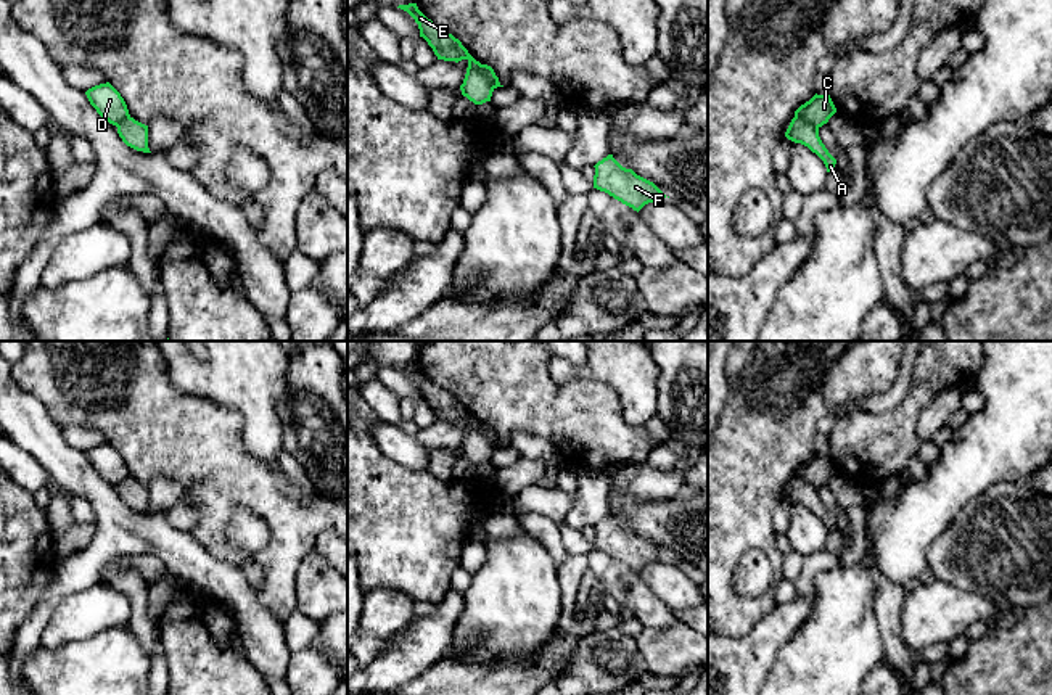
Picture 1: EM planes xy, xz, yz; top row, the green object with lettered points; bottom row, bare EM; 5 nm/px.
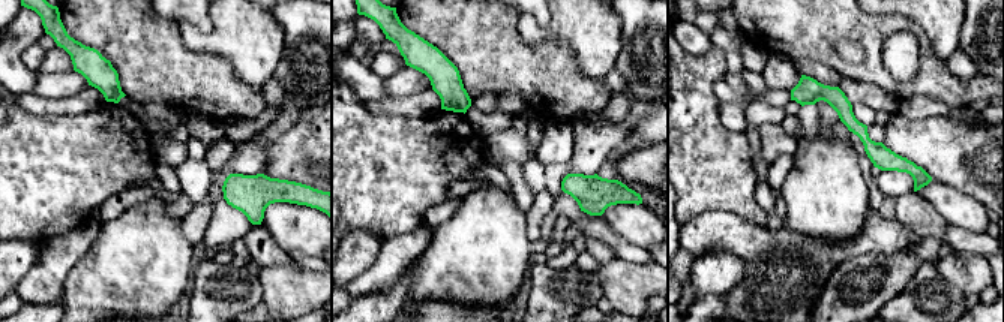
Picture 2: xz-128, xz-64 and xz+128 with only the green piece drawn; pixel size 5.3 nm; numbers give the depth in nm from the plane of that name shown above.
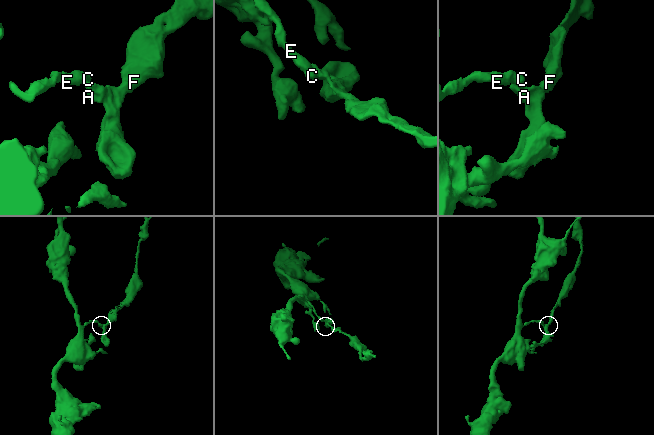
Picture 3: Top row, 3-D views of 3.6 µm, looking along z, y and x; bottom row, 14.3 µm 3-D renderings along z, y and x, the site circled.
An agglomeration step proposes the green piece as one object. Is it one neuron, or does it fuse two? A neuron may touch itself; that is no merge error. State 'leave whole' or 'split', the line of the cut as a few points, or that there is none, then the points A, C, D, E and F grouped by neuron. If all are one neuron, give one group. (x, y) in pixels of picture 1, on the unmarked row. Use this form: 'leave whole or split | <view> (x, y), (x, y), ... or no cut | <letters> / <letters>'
split | xz (480, 425), (486, 440), (494, 448) | A F / C D E

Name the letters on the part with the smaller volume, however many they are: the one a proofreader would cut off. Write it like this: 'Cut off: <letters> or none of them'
Cut off: A, F

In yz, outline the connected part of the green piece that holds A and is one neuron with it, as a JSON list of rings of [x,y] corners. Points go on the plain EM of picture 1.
[[[795,476],[785,492],[785,497],[795,504],[807,507],[812,513],[816,513],[824,521],[827,533],[835,531],[836,520],[828,513],[819,497],[819,489],[811,483]]]

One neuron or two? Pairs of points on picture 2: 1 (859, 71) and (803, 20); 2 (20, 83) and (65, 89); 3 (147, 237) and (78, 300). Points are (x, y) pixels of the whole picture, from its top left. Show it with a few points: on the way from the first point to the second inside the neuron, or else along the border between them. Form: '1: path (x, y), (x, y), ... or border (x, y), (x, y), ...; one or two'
1: path (842, 66), (818, 44), (815, 36); one
2: border (38, 72), (33, 92); two
3: path (131, 253), (95, 289); one

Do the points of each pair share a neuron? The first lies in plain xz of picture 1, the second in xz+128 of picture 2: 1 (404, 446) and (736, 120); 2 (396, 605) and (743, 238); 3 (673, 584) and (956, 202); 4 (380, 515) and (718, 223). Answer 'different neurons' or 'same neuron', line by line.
1: same neuron
2: same neuron
3: same neuron
4: different neurons

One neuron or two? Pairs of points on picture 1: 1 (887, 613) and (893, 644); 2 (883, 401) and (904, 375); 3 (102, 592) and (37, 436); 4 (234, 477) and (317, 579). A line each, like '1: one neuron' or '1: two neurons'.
1: one neuron
2: one neuron
3: two neurons
4: two neurons

